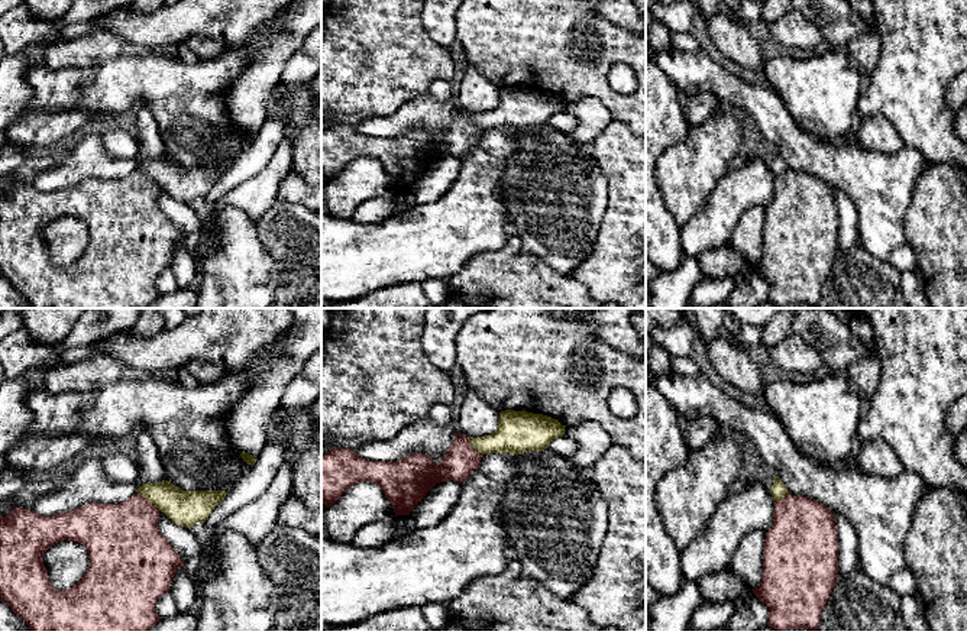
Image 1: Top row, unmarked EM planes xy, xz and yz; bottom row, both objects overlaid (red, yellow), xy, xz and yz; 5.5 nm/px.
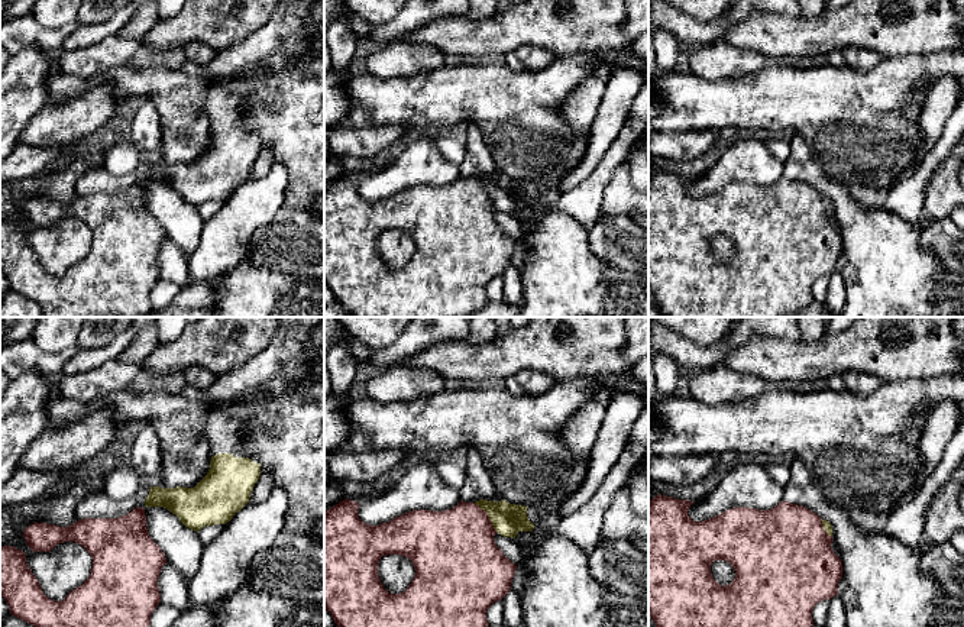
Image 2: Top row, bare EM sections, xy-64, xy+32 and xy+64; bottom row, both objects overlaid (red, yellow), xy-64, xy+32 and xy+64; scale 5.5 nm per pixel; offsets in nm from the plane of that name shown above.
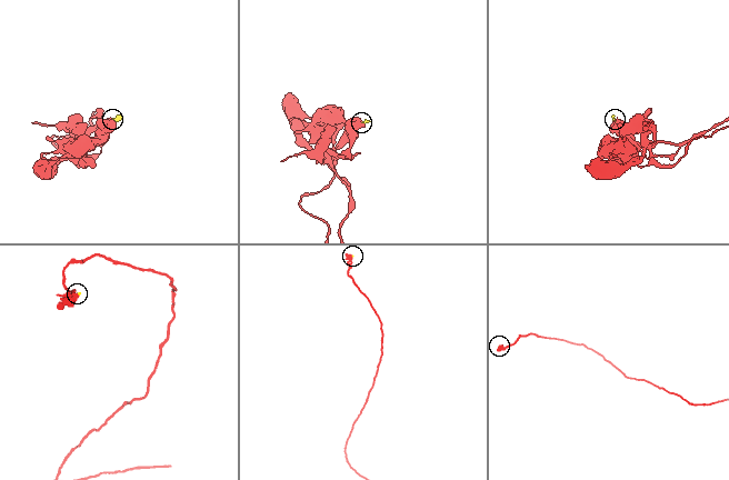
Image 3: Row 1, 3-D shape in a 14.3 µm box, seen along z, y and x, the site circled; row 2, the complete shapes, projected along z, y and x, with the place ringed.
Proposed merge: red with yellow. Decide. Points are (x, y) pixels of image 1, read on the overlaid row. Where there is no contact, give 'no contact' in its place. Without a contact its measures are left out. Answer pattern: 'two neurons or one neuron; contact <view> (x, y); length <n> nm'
two neurons; contact xy (146, 500); length 170 nm

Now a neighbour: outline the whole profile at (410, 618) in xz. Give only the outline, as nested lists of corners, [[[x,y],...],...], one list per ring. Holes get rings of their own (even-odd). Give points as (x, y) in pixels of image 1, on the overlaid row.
[[[405,606],[378,614],[349,625],[330,625],[321,631],[436,631],[421,614],[418,606]]]

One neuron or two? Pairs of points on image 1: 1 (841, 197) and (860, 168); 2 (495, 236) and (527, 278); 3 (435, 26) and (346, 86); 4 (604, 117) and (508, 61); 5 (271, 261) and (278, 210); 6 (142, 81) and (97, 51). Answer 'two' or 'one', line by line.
1: two
2: two
3: two
4: two
5: one
6: two

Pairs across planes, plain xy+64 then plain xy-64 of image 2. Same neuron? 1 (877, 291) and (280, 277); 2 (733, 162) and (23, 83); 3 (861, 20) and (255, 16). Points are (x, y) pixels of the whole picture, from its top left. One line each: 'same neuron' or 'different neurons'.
1: same neuron
2: different neurons
3: same neuron

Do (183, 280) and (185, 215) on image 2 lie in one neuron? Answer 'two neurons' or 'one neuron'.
one neuron

